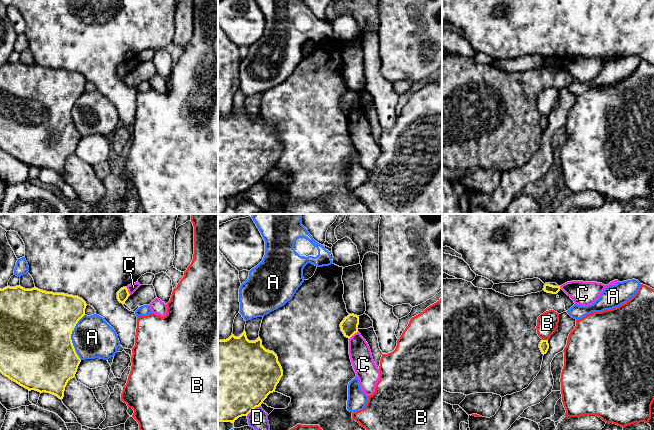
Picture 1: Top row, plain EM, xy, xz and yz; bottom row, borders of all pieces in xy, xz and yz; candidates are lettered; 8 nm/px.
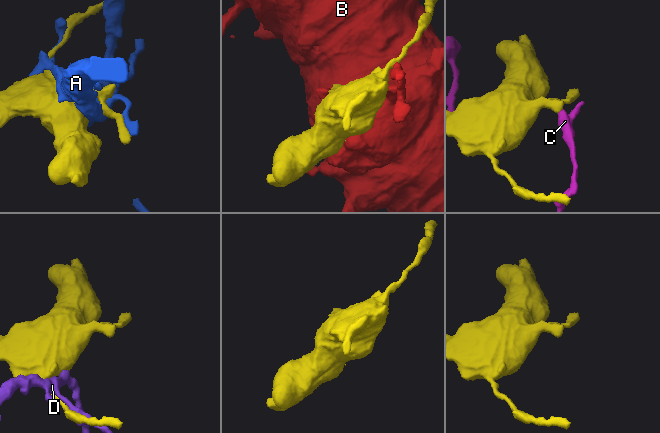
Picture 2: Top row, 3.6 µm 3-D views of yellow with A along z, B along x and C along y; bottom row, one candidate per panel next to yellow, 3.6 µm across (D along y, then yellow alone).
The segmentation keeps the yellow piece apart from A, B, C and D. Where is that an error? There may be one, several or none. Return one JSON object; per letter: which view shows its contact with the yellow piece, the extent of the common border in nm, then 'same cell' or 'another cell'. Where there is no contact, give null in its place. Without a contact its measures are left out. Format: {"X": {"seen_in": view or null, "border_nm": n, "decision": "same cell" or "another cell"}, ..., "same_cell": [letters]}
{"A": {"seen_in": "xy", "border_nm": 360, "decision": "another cell"}, "B": {"seen_in": "yz", "border_nm": 50, "decision": "another cell"}, "C": {"seen_in": "xz", "border_nm": 100, "decision": "another cell"}, "D": {"seen_in": "xz", "border_nm": 140, "decision": "another cell"}, "same_cell": []}

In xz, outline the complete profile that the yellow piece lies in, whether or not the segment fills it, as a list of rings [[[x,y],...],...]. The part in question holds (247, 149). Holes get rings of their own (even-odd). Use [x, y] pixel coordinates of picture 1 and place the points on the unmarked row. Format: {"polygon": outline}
{"polygon": [[[244,106],[239,113],[232,110],[226,116],[218,115],[218,198],[234,199],[239,193],[247,192],[259,183],[270,169],[275,168],[282,152],[283,146],[277,131],[262,122],[260,113],[255,117],[249,117]]]}

